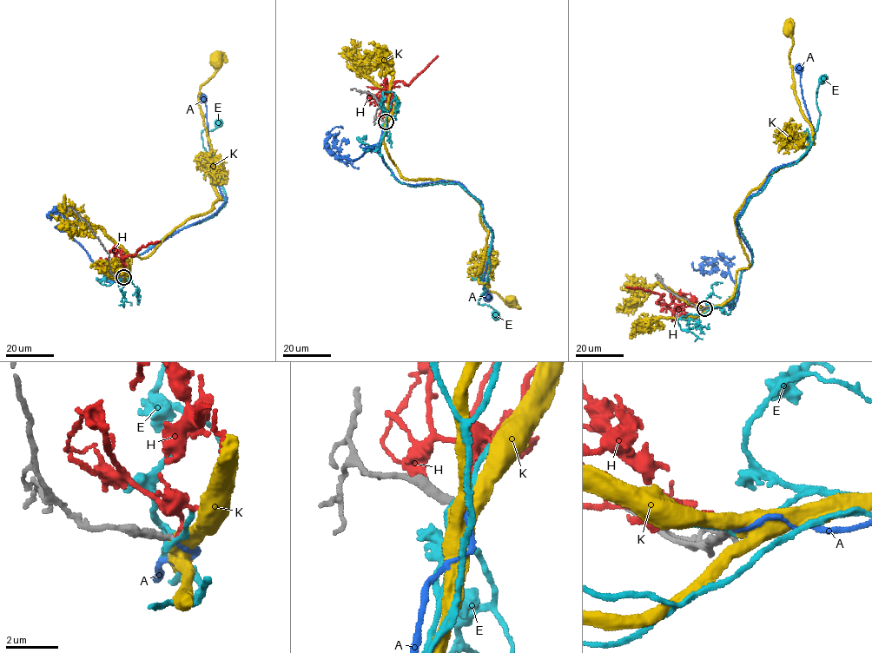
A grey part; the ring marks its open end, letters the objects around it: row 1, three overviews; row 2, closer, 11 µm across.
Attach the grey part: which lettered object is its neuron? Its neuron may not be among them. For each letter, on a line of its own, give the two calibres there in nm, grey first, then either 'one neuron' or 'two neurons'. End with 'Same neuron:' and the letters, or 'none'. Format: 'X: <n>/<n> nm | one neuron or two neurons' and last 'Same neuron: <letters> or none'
A: 240/160 nm | one neuron
E: 280/200 nm | two neurons
H: 280/110 nm | two neurons
K: 280/550 nm | two neurons
Same neuron: A

